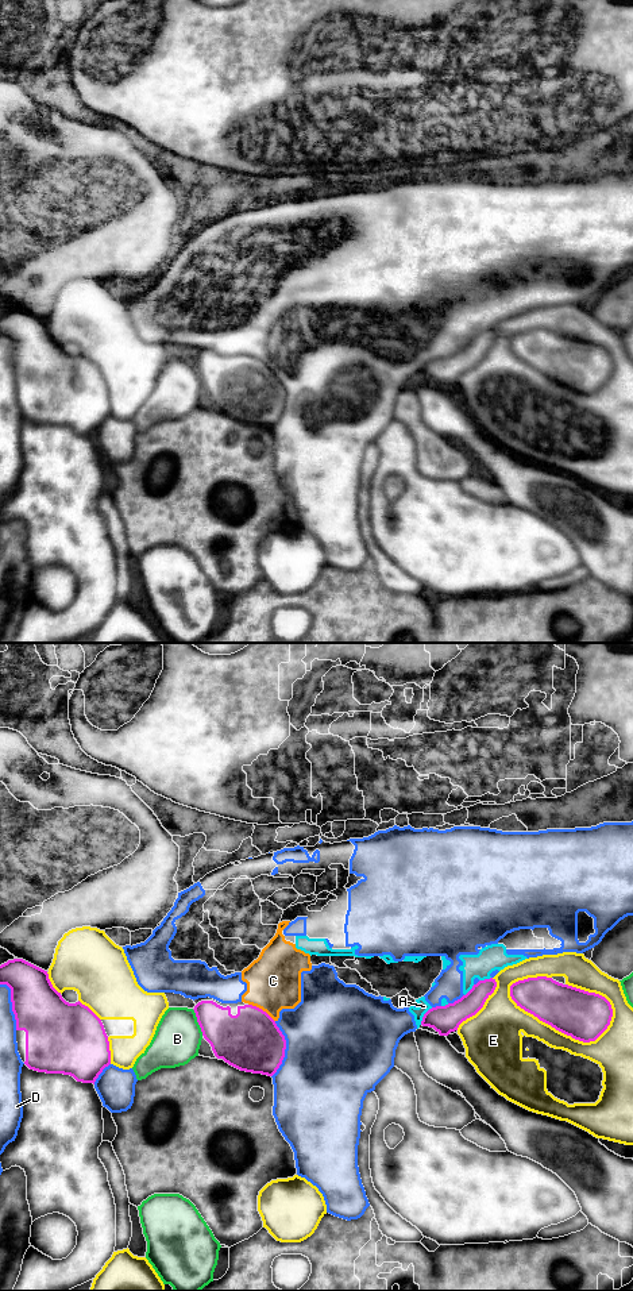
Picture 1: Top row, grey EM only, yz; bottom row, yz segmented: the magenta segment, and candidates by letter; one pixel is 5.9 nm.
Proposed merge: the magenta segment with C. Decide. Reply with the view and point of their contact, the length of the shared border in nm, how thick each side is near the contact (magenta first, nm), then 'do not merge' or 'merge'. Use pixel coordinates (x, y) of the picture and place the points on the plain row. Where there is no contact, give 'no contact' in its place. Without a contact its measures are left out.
contact yz (261, 361); length 190 nm; calibres 360 and 320 nm; do not merge

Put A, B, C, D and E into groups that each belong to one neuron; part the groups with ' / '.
A C D / B / E

